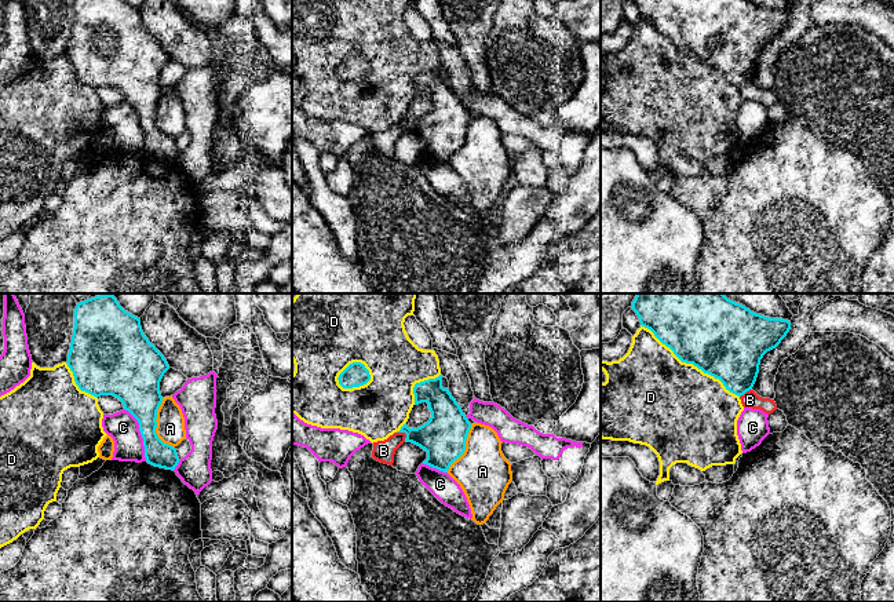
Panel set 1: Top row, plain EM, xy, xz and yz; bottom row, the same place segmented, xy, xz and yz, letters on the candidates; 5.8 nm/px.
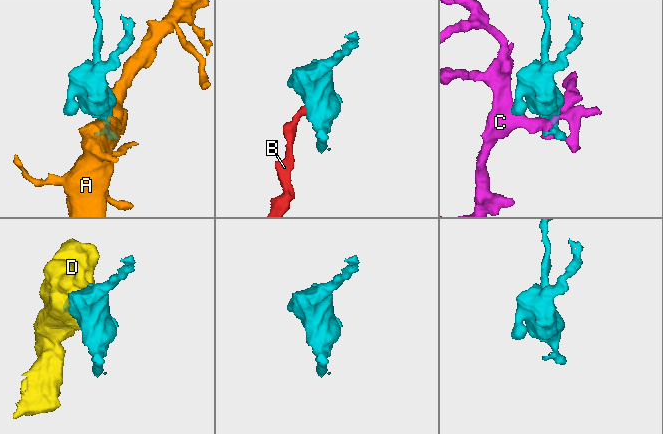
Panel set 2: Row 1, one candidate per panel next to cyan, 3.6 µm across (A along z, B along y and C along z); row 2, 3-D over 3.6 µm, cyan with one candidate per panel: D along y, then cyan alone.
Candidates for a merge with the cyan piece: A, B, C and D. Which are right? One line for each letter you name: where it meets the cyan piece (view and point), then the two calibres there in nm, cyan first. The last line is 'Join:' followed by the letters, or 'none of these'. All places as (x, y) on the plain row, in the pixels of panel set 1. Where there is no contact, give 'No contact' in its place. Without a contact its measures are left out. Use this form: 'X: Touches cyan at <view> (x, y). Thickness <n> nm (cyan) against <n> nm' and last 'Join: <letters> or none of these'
Join: none of these

